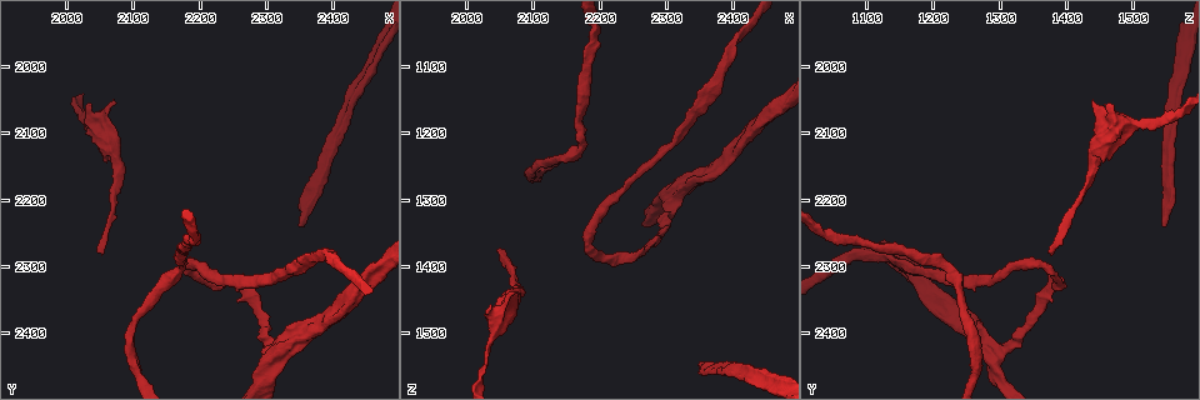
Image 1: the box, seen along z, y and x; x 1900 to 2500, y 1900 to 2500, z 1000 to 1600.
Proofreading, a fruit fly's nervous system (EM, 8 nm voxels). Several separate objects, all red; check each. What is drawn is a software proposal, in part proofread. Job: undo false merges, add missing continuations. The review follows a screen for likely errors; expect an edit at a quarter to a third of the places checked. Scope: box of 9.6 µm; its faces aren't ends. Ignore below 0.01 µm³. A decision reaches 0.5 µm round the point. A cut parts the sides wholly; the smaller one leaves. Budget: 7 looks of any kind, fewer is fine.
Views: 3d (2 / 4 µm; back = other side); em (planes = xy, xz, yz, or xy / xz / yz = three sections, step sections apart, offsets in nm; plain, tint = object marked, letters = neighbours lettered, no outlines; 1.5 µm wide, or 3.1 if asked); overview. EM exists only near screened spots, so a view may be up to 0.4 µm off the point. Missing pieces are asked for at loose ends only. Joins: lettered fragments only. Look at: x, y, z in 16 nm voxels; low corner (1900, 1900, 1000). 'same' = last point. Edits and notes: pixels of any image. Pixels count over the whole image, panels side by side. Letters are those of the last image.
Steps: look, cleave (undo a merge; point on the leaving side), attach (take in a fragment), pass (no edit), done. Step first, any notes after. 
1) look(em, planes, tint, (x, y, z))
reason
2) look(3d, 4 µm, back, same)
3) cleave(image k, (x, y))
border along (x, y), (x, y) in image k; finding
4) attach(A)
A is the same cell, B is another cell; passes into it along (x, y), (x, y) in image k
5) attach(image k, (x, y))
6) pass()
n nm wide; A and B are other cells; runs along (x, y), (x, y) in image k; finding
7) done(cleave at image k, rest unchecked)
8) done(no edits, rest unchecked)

look(3d, 2 µm, (2055, 2280, 1375))
long arm stops here

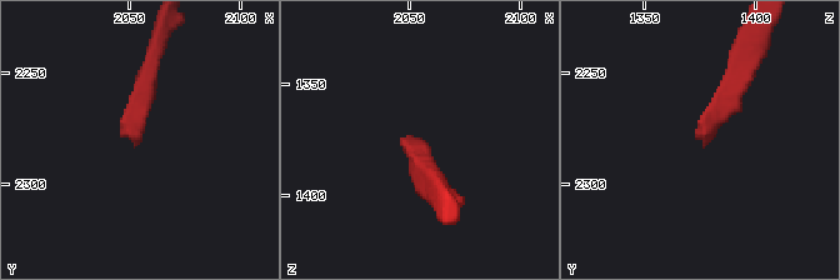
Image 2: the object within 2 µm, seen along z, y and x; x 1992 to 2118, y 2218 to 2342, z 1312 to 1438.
look(em, yz, step 8, letters, (2055, 2282, 1376))
need the tissue

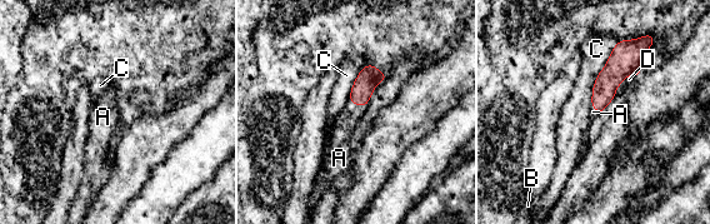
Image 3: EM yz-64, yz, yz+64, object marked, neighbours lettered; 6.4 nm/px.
attach(image 3, (343, 128))
A is the same cell, B, C and D are other cells; passes into it along (361, 90), (358, 104), (343, 128) in image 3; it goes on there

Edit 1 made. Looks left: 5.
look(3d, 4 µm, back, (2065, 2120, 1450))
sudden change in width

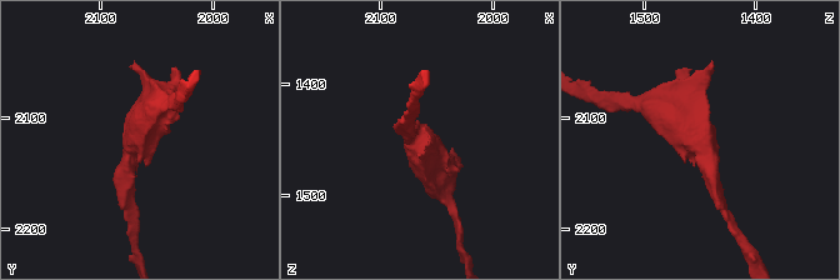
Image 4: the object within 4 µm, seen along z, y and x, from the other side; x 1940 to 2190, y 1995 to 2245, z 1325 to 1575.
look(em, planes, plain, (2064, 2122, 1452))
shape alone is not enough

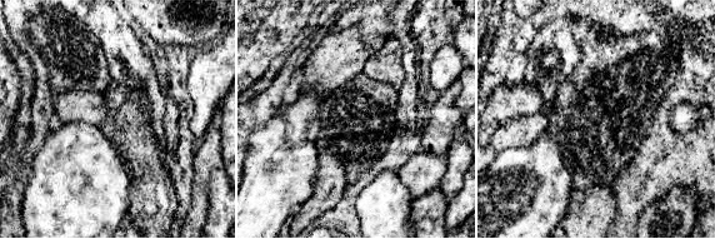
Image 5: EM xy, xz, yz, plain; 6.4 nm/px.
look(em, planes, letters, same)

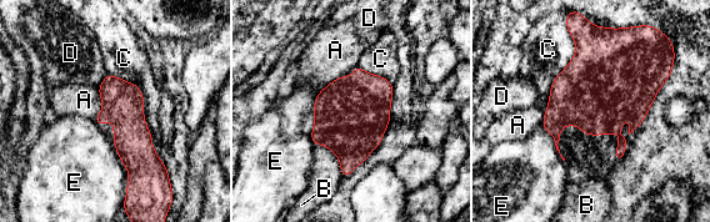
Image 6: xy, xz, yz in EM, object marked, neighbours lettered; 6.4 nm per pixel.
pass()
A, B, C, D and E are other cells; border along (98, 87), (101, 110), (93, 119) in image 6; one neuron here

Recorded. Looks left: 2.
done(attach at image 3, rest unchecked)

